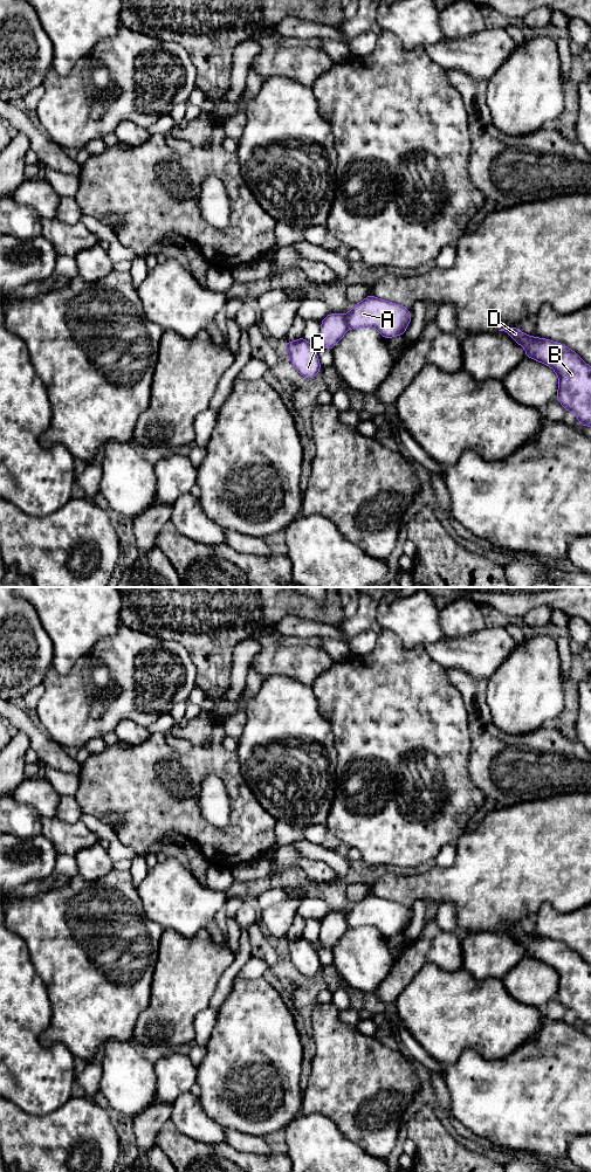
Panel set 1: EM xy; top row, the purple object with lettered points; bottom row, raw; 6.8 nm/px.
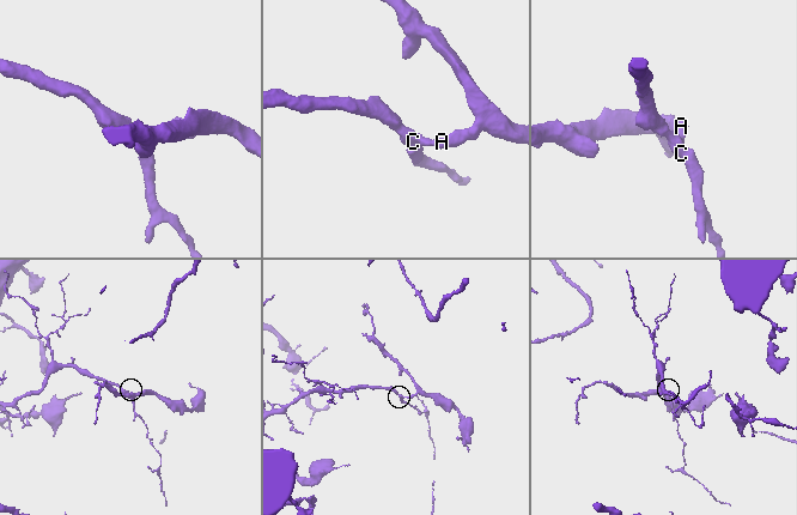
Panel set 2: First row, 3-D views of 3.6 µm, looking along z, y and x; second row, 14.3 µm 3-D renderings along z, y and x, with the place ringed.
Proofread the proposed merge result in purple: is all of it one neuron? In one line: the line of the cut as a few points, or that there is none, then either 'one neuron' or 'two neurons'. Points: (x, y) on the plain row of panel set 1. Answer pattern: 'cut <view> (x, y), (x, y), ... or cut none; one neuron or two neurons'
cut xy (345, 915), (349, 926); two neurons

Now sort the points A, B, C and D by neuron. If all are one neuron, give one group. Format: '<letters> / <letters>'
A B D / C

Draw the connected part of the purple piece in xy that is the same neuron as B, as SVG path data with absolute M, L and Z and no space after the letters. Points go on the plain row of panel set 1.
M510 925L499 930L504 930L516 942L524 946L525 954L544 964L550 965L558 975L557 999L569 1011L572 1011L582 1025L591 1026L591 965L589 965L576 951L561 942L540 936L531 936L523 932L517 926Z

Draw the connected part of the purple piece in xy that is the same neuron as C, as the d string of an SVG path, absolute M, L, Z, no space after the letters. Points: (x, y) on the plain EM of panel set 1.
M304 936L294 940L284 942L286 952L294 966L301 974L312 978L321 968L321 963L316 951L316 946L308 942Z

